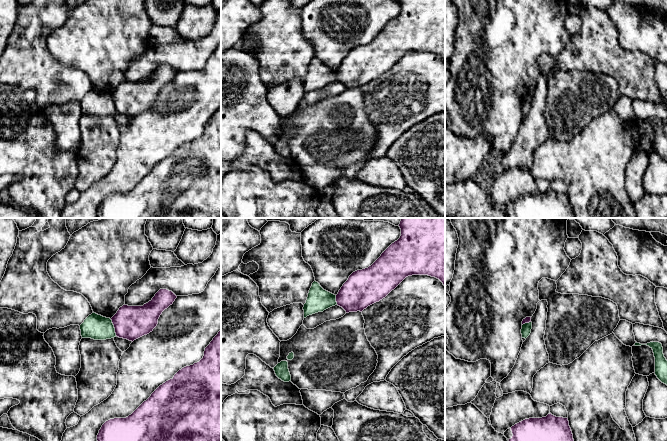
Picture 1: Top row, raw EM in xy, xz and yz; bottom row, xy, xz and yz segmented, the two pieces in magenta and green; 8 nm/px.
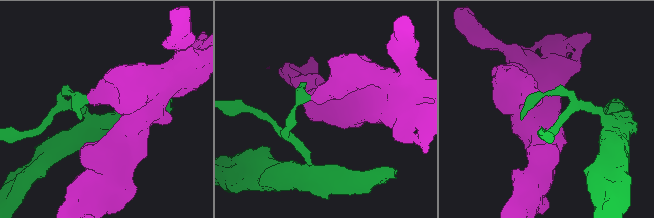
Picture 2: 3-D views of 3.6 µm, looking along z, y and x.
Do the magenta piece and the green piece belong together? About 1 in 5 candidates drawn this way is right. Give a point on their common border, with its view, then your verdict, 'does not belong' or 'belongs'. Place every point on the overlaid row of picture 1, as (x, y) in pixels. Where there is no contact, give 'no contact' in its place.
xy (114, 327) | does not belong

